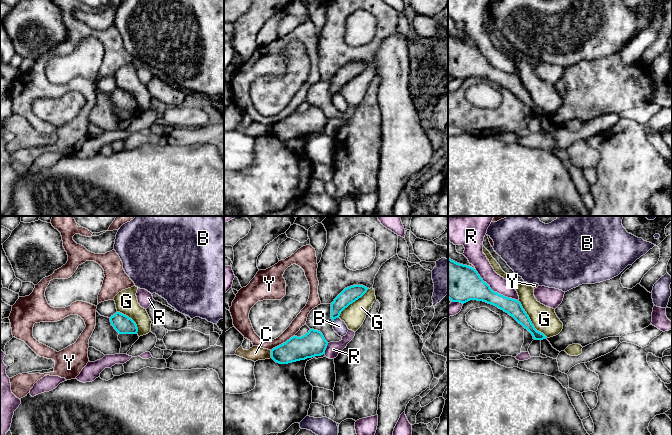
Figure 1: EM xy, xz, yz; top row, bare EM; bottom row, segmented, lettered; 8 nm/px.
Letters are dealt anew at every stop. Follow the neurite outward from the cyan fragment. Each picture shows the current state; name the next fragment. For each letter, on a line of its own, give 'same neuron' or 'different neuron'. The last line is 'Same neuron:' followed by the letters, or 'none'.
B: different neuron
C: different neuron
G: different neuron
R: different neuron
Y: different neuron
Same neuron: none

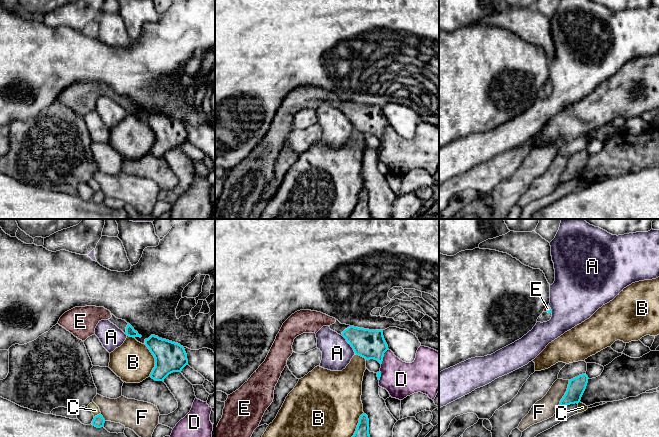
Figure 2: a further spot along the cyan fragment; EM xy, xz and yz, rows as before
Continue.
A: different neuron
B: different neuron
C: different neuron
D: different neuron
E: same neuron
F: different neuron
Same neuron: E

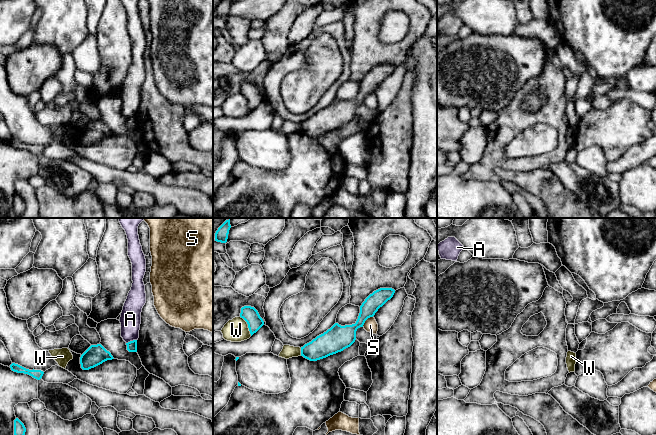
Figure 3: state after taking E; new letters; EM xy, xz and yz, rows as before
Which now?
A: different neuron
S: different neuron
W: different neuron
Same neuron: none

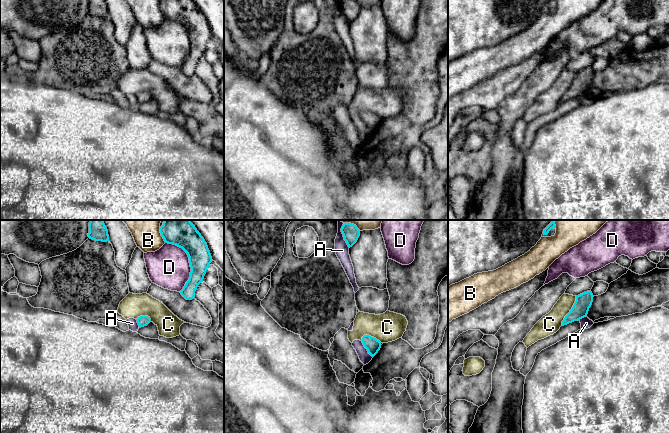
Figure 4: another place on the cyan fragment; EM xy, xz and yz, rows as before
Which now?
A: different neuron
B: different neuron
C: different neuron
D: different neuron
Same neuron: none

